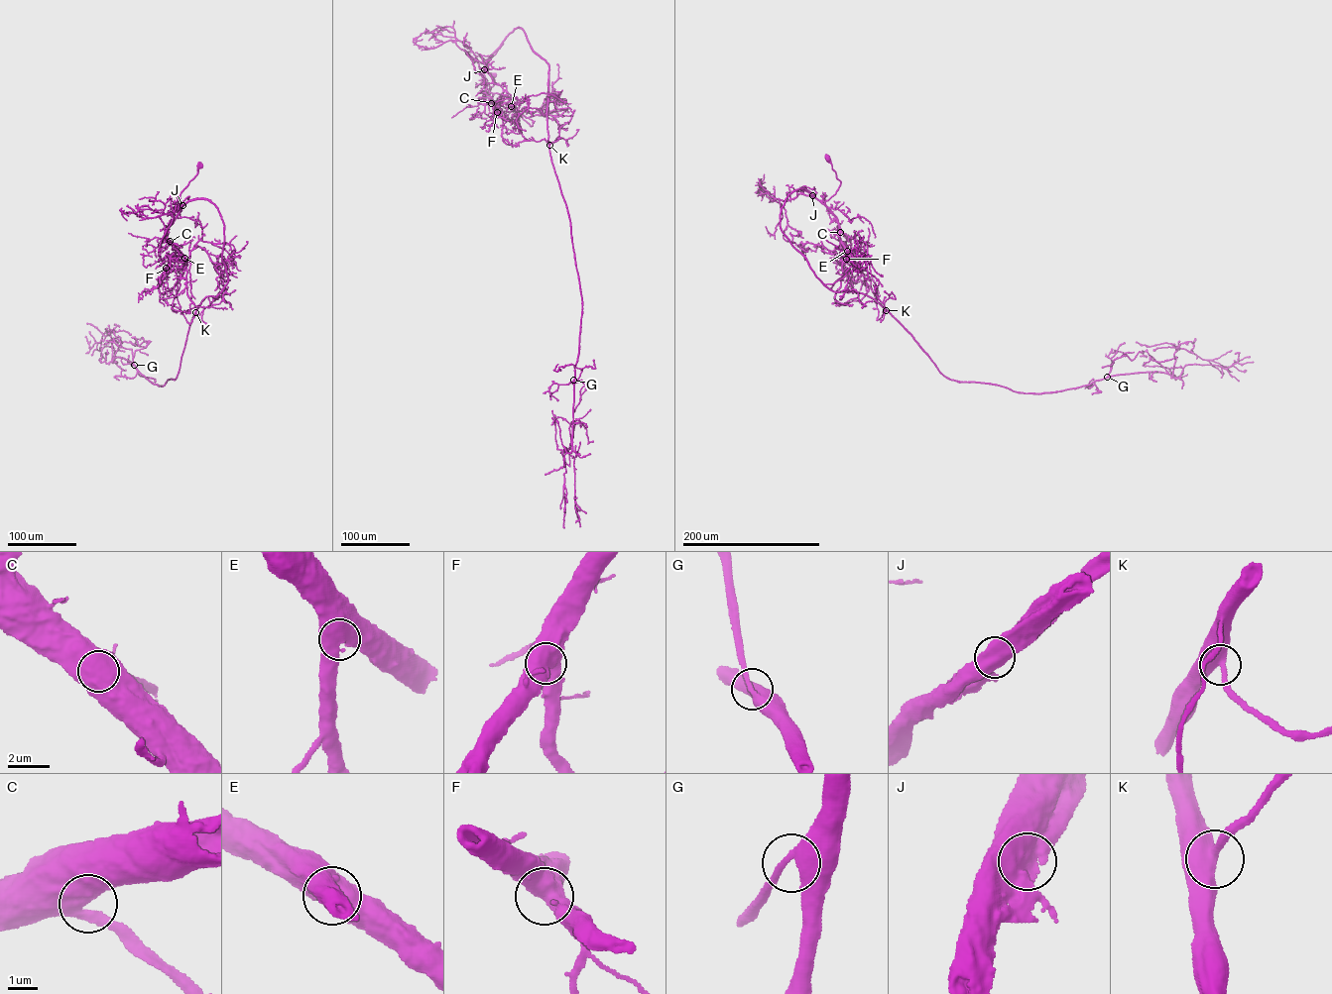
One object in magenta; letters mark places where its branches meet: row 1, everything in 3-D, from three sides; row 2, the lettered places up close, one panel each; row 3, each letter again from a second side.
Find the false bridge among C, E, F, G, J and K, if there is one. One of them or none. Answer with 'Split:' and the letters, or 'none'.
Split: J

